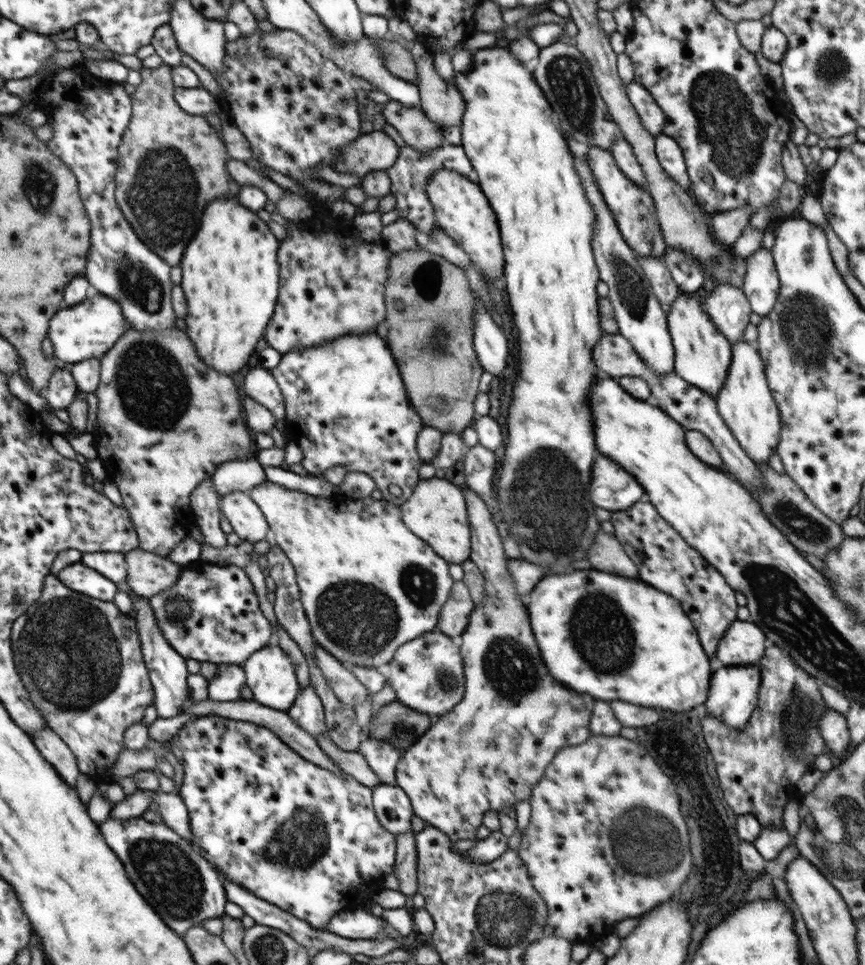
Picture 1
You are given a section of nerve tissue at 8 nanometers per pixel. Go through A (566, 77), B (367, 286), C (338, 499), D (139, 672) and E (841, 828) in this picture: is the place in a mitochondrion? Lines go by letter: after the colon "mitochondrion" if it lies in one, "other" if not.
A: mitochondrion
B: other
C: other
D: other
E: mitochondrion

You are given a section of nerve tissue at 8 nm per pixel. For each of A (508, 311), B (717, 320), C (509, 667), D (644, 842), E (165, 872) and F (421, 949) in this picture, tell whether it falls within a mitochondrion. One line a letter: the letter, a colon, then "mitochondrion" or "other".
A: other
B: other
C: mitochondrion
D: mitochondrion
E: mitochondrion
F: other

